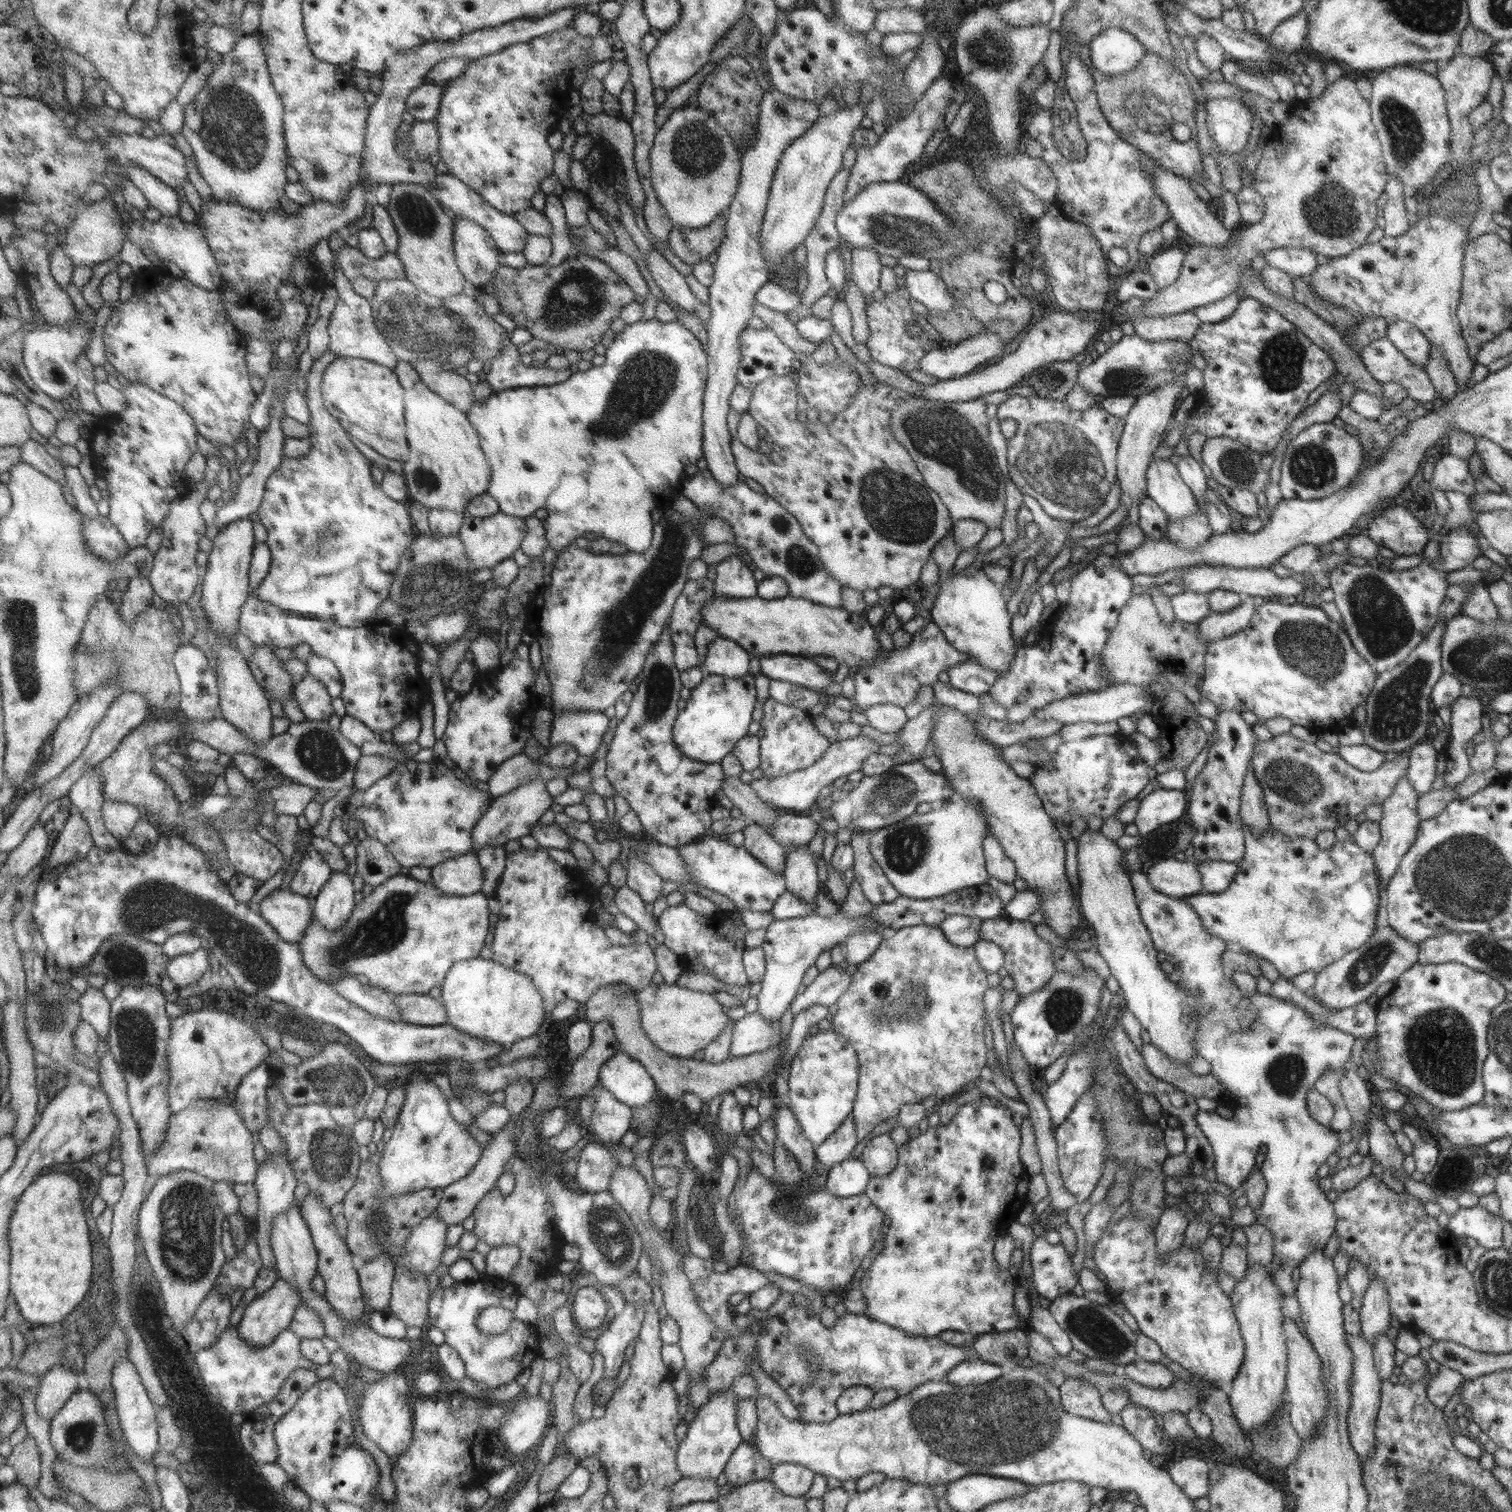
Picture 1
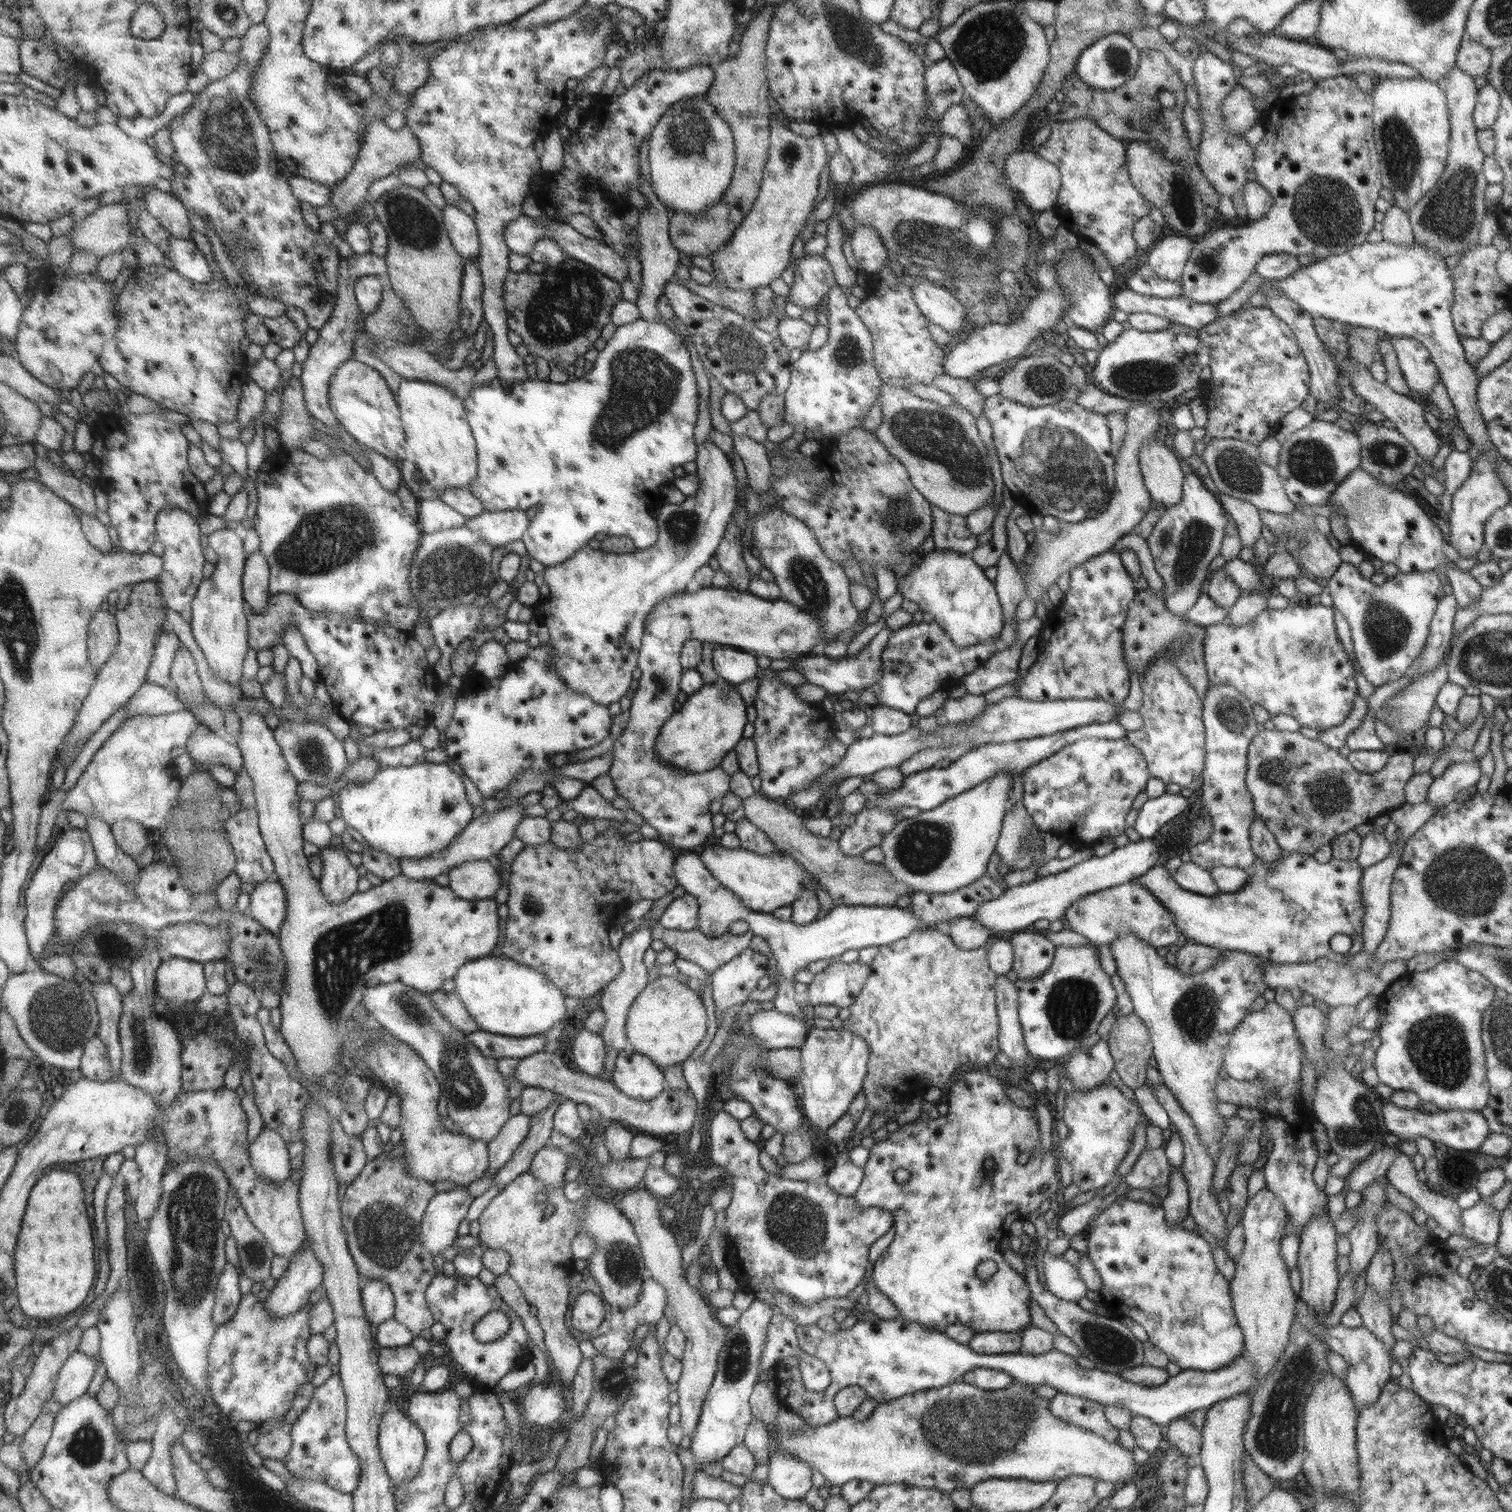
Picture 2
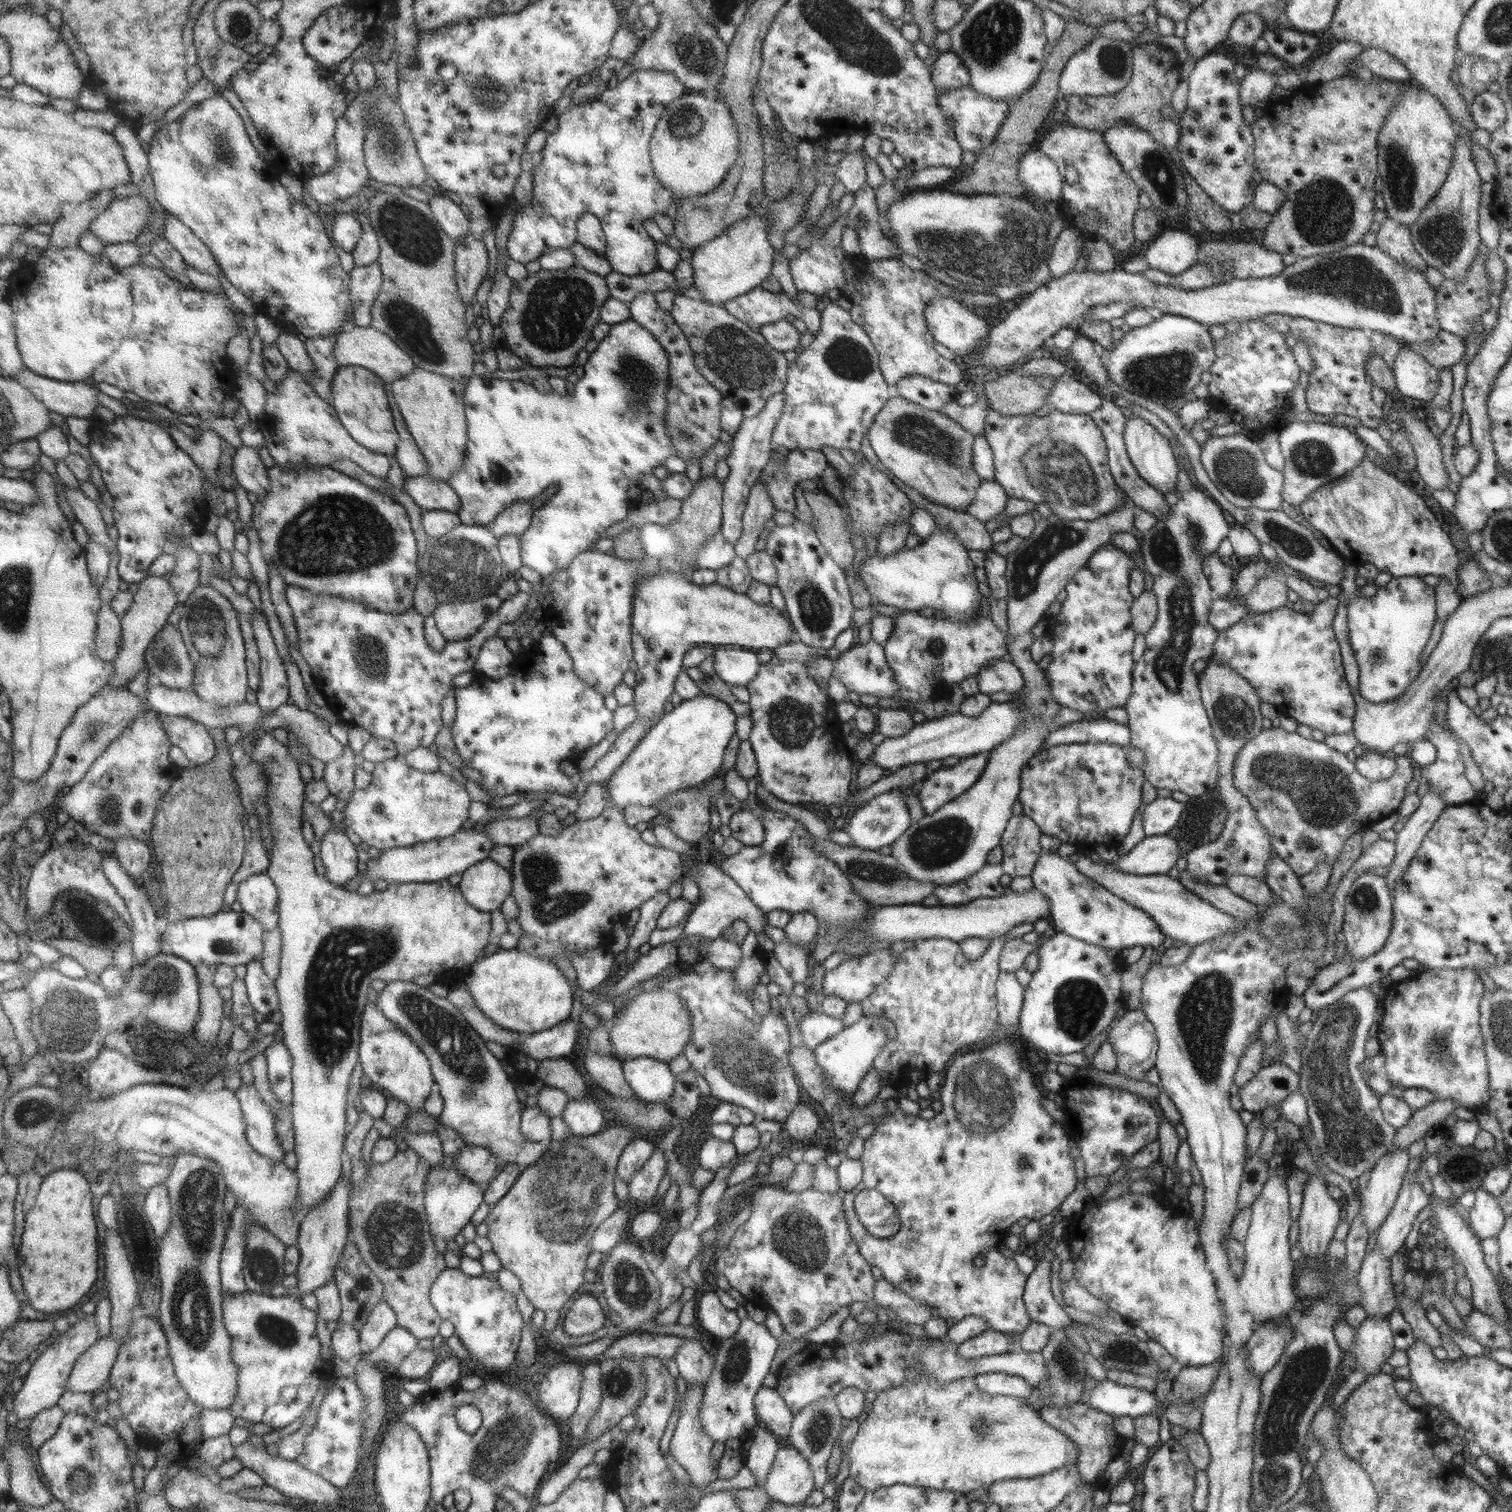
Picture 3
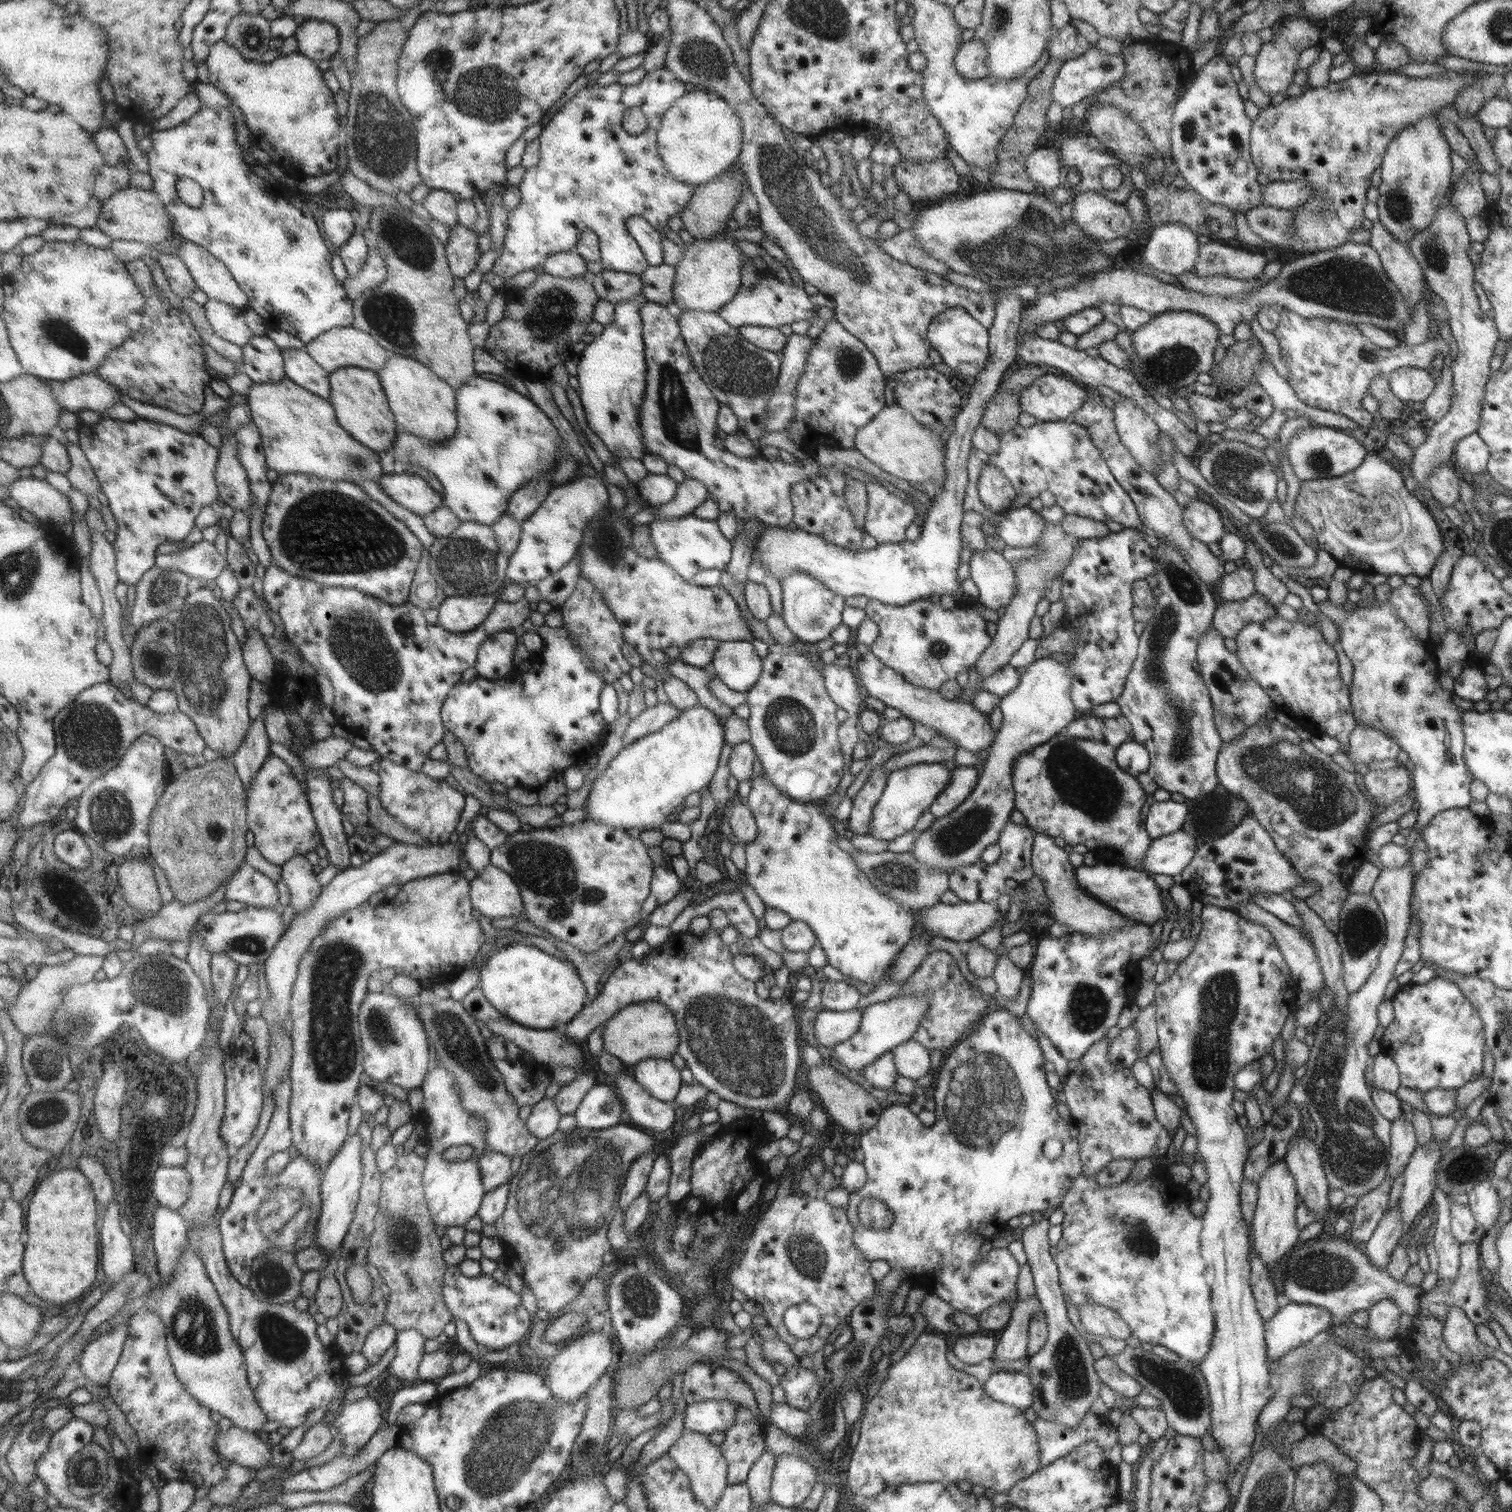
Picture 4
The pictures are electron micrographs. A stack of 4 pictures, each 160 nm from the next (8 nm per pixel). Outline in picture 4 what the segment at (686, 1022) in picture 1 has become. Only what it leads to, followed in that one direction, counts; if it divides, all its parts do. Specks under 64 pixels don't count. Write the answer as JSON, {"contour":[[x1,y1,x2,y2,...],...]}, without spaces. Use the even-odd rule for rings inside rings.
{"contour":[[654,1000,628,1004,603,1023,602,1048,616,1056,622,1063,635,1065,648,1058,669,1060,676,1052,678,1036,675,1019,666,1006]]}

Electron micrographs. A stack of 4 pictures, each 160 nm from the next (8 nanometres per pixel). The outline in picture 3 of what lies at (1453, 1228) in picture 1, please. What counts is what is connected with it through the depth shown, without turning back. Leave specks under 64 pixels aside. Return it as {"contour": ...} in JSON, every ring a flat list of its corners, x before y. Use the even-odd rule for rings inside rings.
{"contour":[[1481,1186,1474,1190,1474,1195,1473,1206,1464,1212,1468,1225,1479,1239,1495,1237,1506,1217,1499,1206,1498,1197]]}

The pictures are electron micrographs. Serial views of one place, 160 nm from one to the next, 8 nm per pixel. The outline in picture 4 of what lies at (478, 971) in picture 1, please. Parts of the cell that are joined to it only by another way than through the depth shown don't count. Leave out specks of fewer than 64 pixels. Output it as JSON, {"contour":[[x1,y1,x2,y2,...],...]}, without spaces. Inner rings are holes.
{"contour":[[509,944,492,949,480,967,479,986,485,998,495,1010,529,1028,562,1031,588,1001,576,968,533,945]]}

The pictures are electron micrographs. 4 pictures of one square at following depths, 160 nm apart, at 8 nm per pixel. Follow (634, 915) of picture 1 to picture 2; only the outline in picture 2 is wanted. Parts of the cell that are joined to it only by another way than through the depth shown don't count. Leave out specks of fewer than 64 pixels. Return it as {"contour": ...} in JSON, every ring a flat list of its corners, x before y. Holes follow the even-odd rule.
{"contour":[[657,922,649,925,651,938,660,940,675,956,700,966,711,974,728,960,735,958,751,940,751,930,740,936,723,934,718,938,708,938,699,930,681,931,665,929]]}

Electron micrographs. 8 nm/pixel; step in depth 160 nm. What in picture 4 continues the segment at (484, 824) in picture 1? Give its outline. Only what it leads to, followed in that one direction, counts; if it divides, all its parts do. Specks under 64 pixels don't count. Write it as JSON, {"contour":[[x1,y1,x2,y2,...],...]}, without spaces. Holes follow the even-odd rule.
{"contour":[[449,841,443,845,428,844,419,847,411,844,394,842,389,848,381,849,373,854,368,862,357,868,343,868,335,877,322,886,315,900,300,913,297,913,284,931,273,951,262,962,262,971,268,990,268,997,260,1008,260,1017,266,1022,268,1028,267,1064,264,1068,264,1090,274,1094,276,1084,284,1078,290,1067,292,1057,292,1040,287,1034,283,1022,289,1018,292,986,297,976,297,969,301,958,307,953,311,941,326,927,328,920,341,916,344,912,357,908,360,904,368,902,369,896,384,890,392,884,407,883,415,878,427,878,433,874,445,874,451,870,458,870,461,856,464,856,463,844,451,844]]}

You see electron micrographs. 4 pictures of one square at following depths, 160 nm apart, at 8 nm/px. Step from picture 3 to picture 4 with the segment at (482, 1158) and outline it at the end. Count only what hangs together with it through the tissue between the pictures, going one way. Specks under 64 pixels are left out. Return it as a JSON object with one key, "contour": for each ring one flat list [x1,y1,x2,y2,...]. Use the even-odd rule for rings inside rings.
{"contour":[[486,1151,478,1160,483,1190,489,1192,501,1186,511,1176,511,1157,495,1151]]}

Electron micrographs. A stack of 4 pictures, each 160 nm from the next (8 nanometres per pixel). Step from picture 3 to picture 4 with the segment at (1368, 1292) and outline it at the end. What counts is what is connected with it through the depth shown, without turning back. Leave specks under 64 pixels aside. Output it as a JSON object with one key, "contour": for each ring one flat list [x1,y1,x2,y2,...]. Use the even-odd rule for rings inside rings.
{"contour":[[1396,1203,1385,1211,1372,1235,1363,1243,1362,1250,1377,1268,1386,1268,1386,1262,1392,1250,1398,1245,1397,1240,1404,1232,1404,1224,1400,1215,1400,1206]]}

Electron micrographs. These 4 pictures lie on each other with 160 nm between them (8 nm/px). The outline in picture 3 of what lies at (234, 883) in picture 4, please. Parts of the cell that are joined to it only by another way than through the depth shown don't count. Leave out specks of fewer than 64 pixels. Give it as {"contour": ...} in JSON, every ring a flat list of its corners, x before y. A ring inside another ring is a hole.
{"contour":[[253,874,239,882,236,900,242,911,256,918,266,932,278,926,278,890,265,874]]}

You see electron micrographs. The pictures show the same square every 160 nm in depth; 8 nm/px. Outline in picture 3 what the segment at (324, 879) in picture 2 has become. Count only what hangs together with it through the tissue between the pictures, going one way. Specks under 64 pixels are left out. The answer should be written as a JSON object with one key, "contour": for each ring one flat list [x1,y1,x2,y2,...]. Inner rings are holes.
{"contour":[[333,828,327,830,321,840,319,856,325,868,325,878,335,885,342,886,358,874,355,846,344,832]]}

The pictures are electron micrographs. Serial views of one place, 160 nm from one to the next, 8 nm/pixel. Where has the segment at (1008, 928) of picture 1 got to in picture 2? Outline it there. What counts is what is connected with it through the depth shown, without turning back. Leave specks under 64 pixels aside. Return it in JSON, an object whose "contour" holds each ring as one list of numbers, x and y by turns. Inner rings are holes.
{"contour":[[1018,931,1009,937,1013,947,1012,970,1019,979,1030,979,1043,974,1050,965,1054,946,1041,931]]}

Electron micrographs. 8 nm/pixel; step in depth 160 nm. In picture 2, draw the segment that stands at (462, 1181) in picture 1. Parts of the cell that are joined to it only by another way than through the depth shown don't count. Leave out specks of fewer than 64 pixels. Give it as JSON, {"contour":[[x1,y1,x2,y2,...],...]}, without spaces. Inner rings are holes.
{"contour":[[518,1113,509,1116,499,1133,495,1134,487,1145,488,1167,485,1172,494,1175,505,1162,507,1162,514,1150,525,1140,530,1127,530,1116]]}

